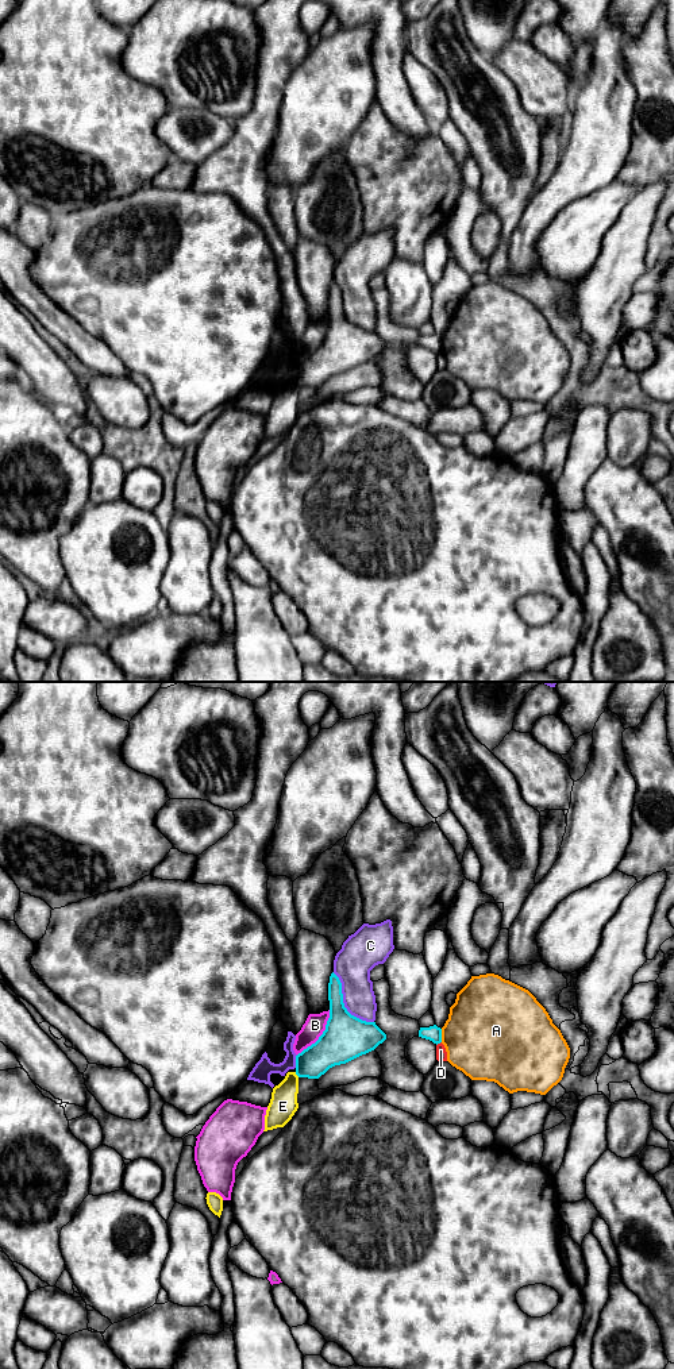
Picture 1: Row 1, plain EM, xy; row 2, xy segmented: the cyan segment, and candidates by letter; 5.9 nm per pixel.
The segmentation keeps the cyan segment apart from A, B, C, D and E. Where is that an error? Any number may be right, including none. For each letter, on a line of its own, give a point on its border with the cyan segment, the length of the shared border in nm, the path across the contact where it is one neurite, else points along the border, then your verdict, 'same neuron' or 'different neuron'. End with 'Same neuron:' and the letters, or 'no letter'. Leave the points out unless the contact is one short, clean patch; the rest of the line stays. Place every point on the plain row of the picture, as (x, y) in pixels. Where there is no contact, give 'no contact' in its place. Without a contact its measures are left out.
A: meets cyan in xy at (441, 344); contact 80 nm long; different neuron
B: meets cyan in xy at (322, 343); contact 340 nm long; different neuron
C: meets cyan in xy at (343, 313); contact 380 nm long; different neuron
D: meets cyan in xy at (438, 351); contact 40 nm long; different neuron
E: meets cyan in xy at (297, 384); contact 40 nm long; border along xy (295, 381), (299, 385); different neuron
Same neuron: no letter

